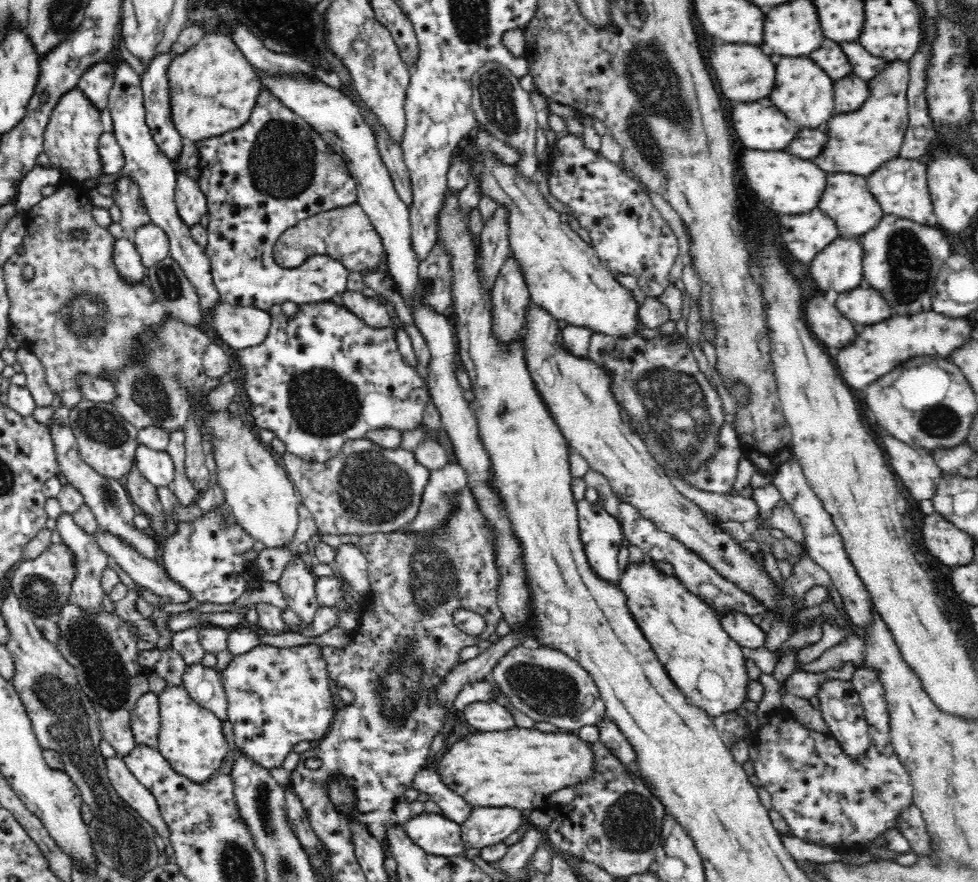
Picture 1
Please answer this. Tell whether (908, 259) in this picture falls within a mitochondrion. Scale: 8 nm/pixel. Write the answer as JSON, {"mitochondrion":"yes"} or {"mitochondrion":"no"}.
{"mitochondrion":"yes"}

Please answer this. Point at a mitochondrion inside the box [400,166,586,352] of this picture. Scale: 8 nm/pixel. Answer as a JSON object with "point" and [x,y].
{"point":[426,290]}

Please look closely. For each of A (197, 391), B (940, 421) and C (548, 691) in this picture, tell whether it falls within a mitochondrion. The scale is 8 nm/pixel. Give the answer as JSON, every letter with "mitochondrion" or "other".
{"A":"other","B":"mitochondrion","C":"mitochondrion"}

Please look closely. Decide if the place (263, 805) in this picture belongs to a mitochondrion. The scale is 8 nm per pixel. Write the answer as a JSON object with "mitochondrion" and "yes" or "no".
{"mitochondrion":"yes"}

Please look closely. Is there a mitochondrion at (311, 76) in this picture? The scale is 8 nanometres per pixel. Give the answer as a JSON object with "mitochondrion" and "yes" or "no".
{"mitochondrion":"no"}

